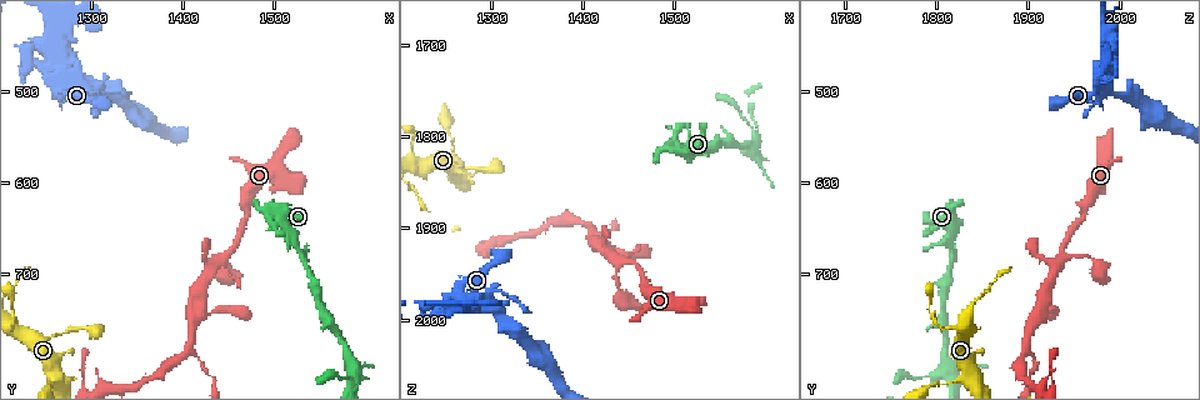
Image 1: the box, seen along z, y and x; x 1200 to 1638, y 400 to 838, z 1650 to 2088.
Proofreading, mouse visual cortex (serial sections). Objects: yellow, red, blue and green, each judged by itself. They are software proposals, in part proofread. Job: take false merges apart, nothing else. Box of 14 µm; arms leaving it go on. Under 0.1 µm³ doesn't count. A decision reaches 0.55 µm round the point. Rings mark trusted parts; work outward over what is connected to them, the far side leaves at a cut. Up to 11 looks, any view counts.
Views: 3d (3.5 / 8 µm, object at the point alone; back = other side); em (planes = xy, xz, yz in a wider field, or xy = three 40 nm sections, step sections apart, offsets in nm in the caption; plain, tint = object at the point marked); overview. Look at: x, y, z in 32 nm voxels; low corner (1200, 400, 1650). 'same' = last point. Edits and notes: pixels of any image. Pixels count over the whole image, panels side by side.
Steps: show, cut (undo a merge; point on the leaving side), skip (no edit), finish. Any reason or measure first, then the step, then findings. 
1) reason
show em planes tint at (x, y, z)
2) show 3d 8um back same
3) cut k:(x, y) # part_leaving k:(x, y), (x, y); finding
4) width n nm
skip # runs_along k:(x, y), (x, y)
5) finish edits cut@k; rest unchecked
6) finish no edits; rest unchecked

thick turns thin
show 3d 8um at (1540, 695, 1815)

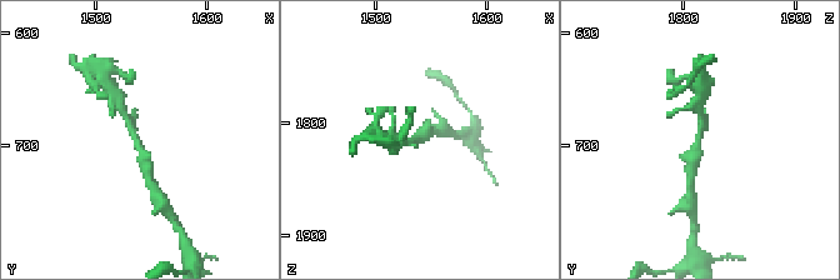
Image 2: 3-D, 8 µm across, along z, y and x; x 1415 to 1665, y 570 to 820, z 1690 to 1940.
zoom in
show 3d 3.5um at (1538, 694, 1814)

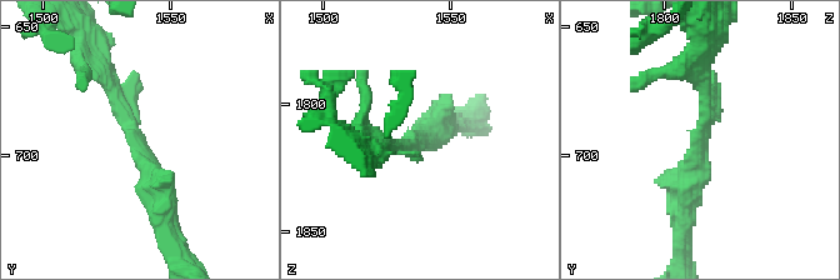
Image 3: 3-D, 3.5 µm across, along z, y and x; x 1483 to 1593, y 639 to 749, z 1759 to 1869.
show em xy step 2 tint at (1536, 697, 1813)

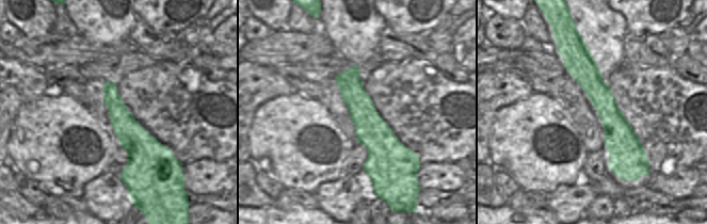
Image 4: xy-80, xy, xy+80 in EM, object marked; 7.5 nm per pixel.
width 240 nm
skip # runs_along 3:(101, 73), (163, 218); continuous, no second cell

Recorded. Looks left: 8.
abrupt turn
show 3d 3.5um at (1590, 805, 1810)

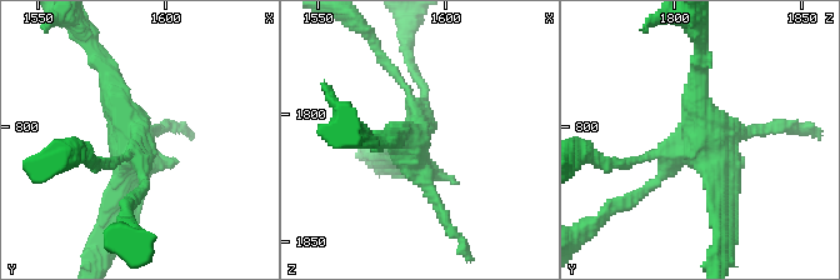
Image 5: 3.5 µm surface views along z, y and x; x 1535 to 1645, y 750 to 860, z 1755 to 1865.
shape alone is not enough
show em xy step 1 tint at (1589, 804, 1807)

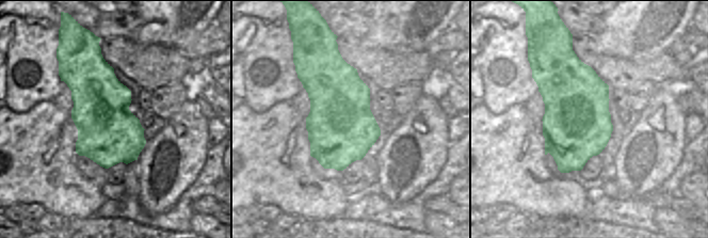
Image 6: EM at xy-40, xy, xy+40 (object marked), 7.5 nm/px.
skip # all the same cell

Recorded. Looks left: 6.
abrupt turn
show 3d 3.5um at (1260, 815, 1825)

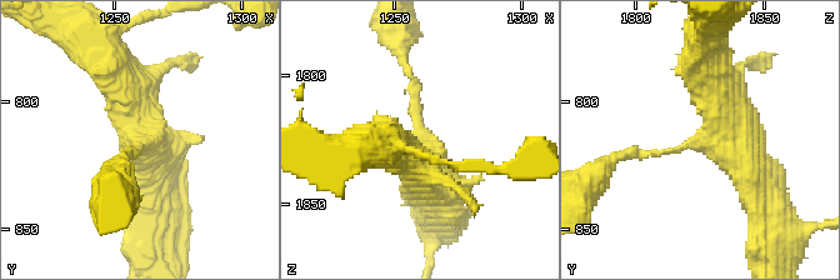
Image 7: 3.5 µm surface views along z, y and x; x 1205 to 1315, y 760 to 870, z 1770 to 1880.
show em xy step 1 tint at (1259, 816, 1825)

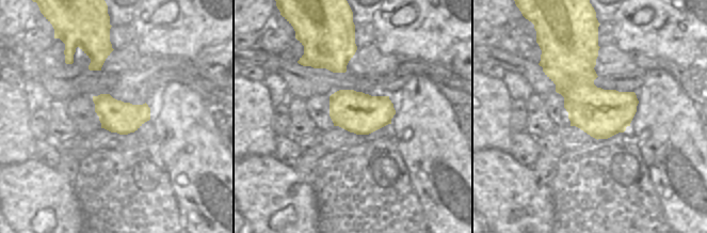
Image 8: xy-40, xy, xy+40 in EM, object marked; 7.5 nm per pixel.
skip # runs_along 7:(119, 78), (138, 139), (123, 154); one cell here

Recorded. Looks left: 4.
closes a loop
show 3d 3.5um at (1285, 480, 1975)

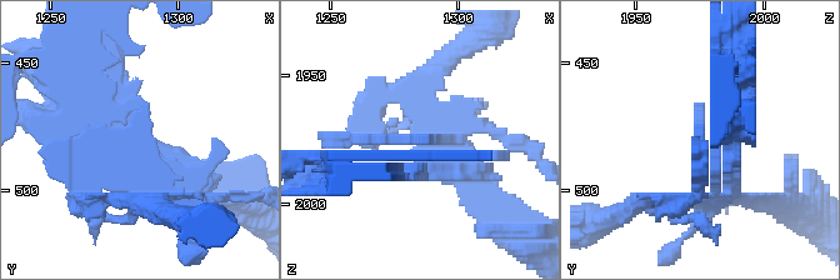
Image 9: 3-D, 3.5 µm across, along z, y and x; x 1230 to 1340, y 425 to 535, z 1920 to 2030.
cut 9:(116, 85) # part_leaving 9:(730, 159), (736, 118), (730, 64); two cells meet here

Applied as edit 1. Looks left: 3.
finish edits cut@9; rest unchecked

